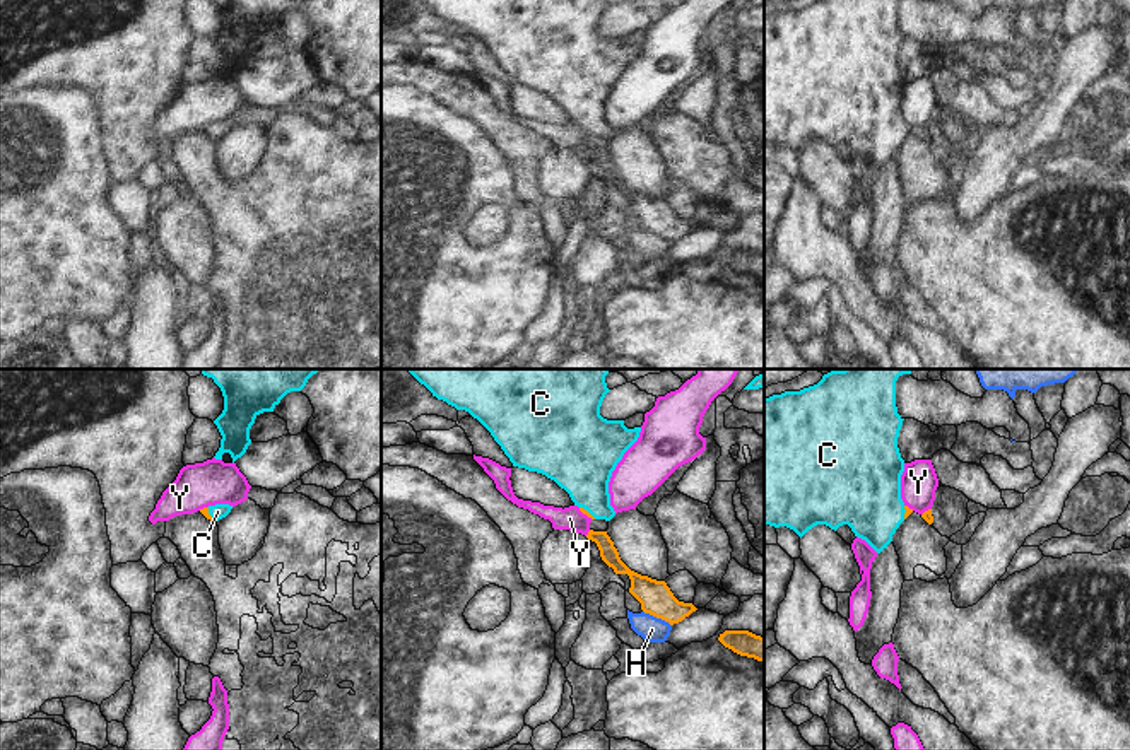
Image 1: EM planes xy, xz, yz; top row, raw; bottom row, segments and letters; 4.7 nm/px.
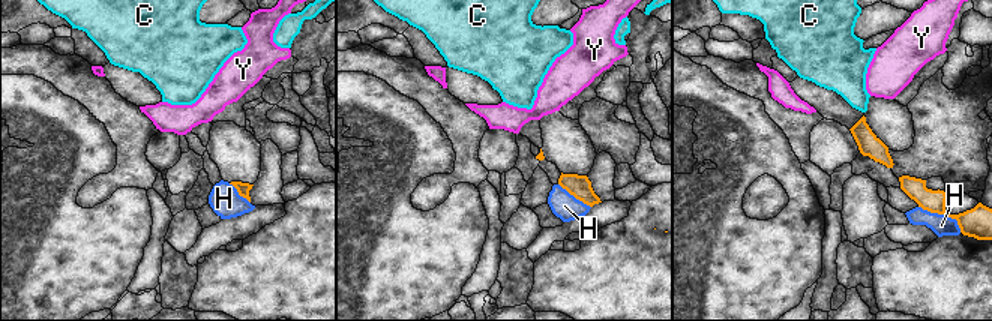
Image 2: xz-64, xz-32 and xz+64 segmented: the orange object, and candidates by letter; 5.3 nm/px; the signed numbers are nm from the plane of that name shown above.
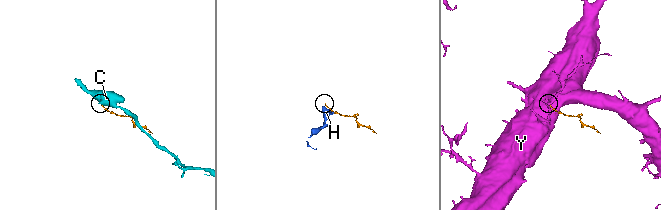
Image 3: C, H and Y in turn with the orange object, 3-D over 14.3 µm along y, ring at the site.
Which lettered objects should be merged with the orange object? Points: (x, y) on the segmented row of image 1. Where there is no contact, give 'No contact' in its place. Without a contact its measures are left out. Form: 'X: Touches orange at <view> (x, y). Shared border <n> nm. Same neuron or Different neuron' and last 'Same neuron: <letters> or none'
C: Touches orange at xz (587, 511). Shared border 100 nm. Same neuron
H: Touches orange at xz (657, 617). Shared border 150 nm. Different neuron
Y: Touches orange at xz (588, 533). Shared border 40 nm. Different neuron
Same neuron: C

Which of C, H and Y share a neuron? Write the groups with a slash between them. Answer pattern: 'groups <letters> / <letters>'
groups C / H / Y

